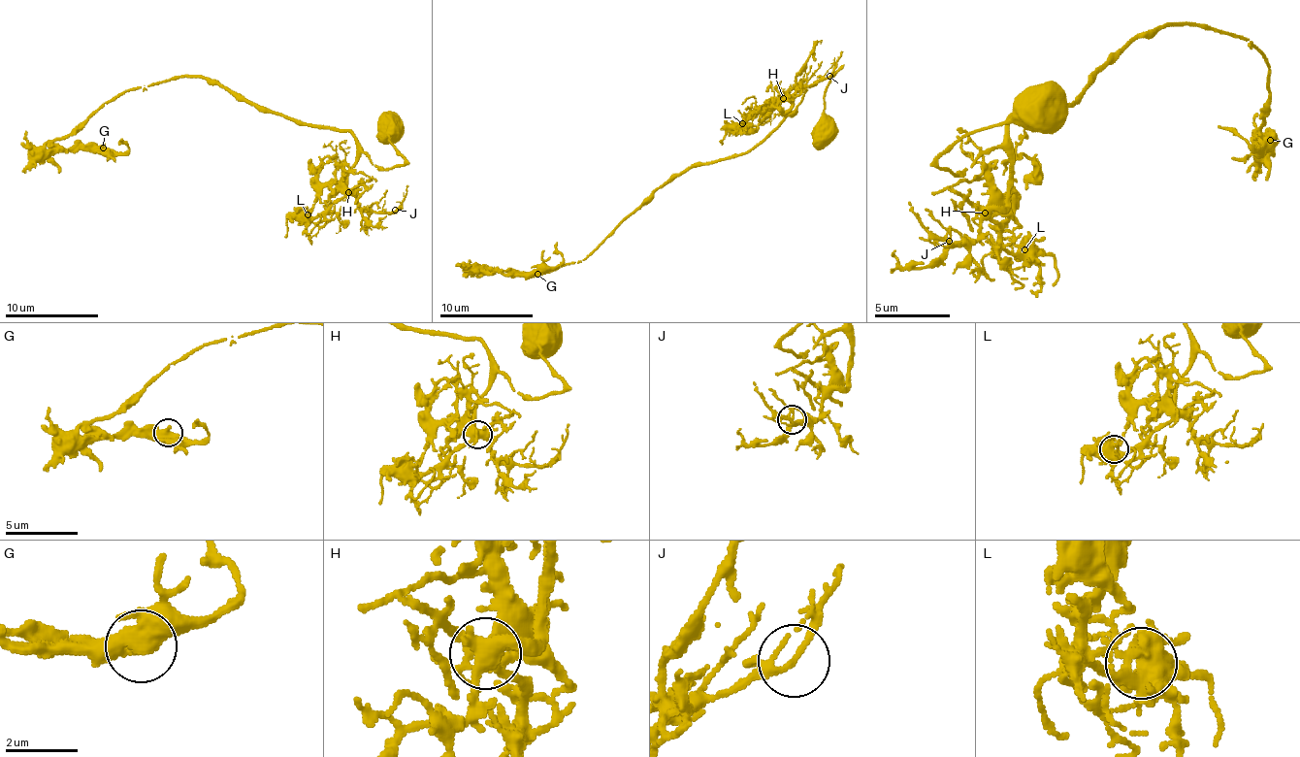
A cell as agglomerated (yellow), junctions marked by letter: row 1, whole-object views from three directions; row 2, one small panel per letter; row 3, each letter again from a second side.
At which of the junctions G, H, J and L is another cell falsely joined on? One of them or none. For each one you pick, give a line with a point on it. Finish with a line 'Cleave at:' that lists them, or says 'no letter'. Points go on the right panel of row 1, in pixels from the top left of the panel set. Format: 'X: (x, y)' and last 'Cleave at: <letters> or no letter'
Cleave at: no letter

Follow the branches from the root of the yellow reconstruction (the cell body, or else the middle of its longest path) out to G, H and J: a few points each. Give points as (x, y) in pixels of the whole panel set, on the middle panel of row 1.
G: (826, 128), (824, 93), (839, 70), (744, 153), (672, 174), (581, 260), (542, 274), (493, 272), (537, 274)
H: (826, 128), (824, 93), (828, 82), (839, 70), (819, 79), (791, 114), (781, 114), (777, 109), (784, 97)
J: (826, 128), (824, 93), (839, 70), (819, 79), (791, 114), (781, 114), (777, 107), (791, 95), (830, 77)

